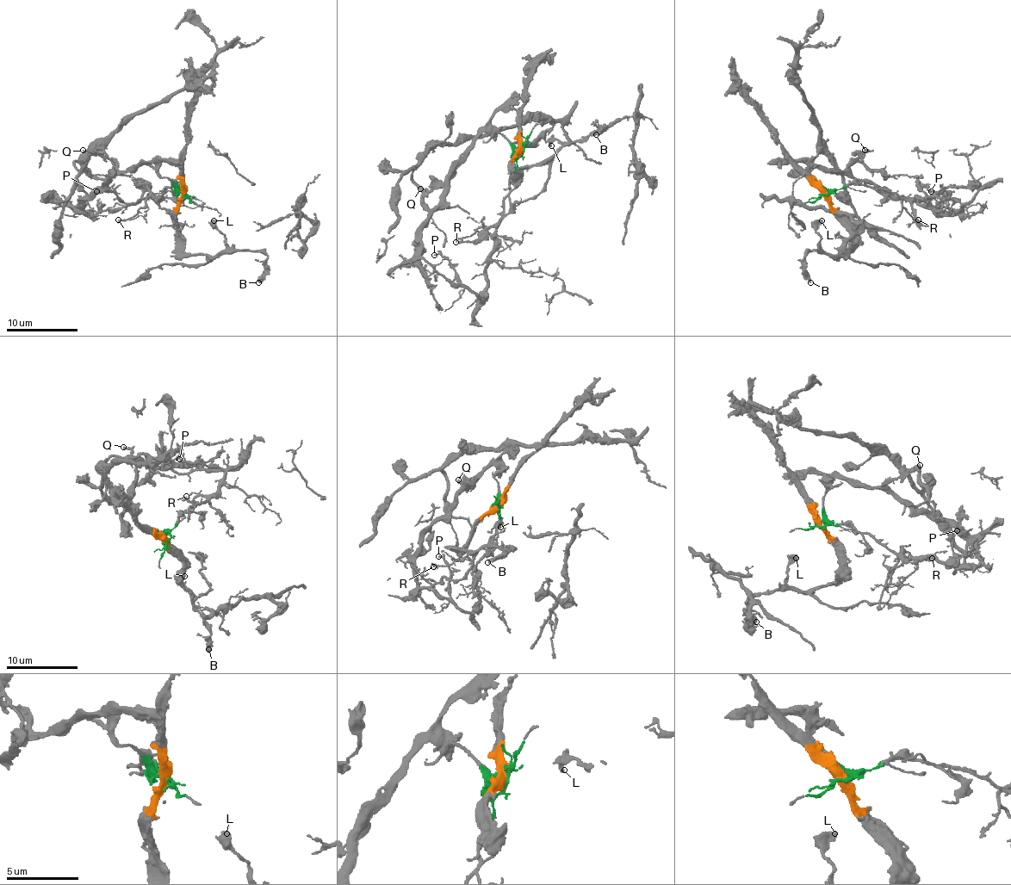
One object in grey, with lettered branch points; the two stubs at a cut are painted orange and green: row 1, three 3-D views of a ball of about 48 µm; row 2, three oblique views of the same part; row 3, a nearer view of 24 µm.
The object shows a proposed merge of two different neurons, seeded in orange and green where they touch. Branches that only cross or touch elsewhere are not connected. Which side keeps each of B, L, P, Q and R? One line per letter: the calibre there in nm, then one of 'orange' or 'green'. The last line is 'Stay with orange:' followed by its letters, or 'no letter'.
B: 360 nm thick; orange
L: 440 nm thick; orange
P: 120 nm thick; green
Q: 240 nm thick; green
R: 140 nm thick; green
Stay with orange: B, L

